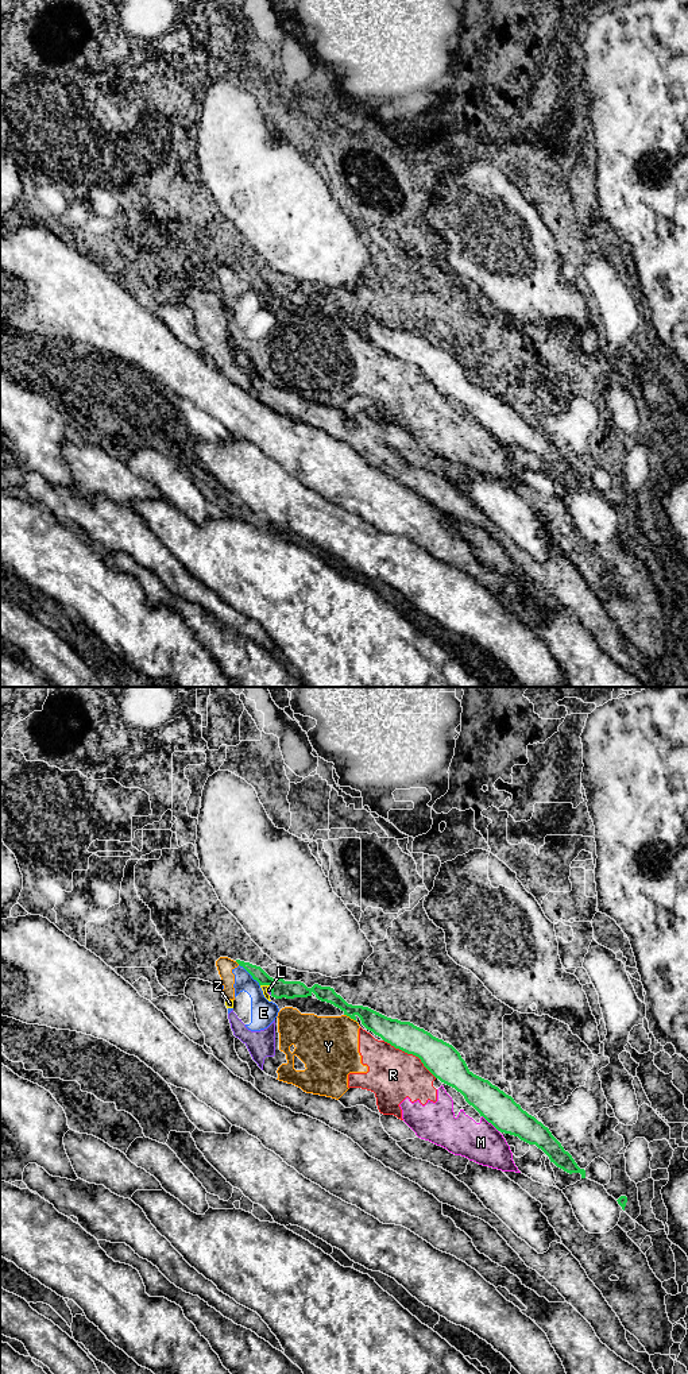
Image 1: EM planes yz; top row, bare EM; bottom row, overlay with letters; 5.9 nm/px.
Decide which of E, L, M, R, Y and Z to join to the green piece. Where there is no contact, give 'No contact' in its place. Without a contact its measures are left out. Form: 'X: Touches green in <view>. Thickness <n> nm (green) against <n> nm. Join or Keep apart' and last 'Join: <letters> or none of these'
E: Touches green in yz. Thickness 110 nm (green) against 160 nm. Keep apart
L: Touches green in yz. Thickness 110 nm (green) against 30 nm. Keep apart
M: Touches green in yz. Thickness 200 nm (green) against 240 nm. Keep apart
R: Touches green in yz. Thickness 200 nm (green) against 300 nm. Keep apart
Y: Touches green in yz. Thickness 140 nm (green) against 360 nm. Keep apart
Z: Touches green in yz. Thickness 110 nm (green) against 30 nm. Keep apart
Join: none of these

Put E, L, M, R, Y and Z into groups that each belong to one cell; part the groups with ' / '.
E L M R Y Z

